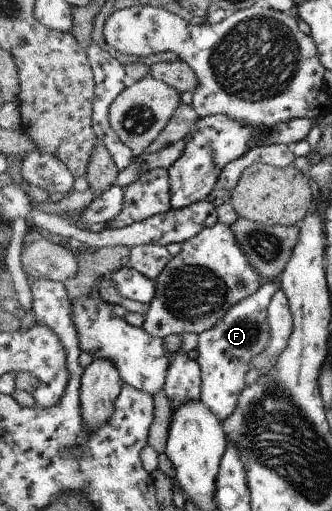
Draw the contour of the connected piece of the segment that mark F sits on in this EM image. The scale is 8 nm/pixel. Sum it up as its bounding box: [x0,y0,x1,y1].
[194,281,279,422]

